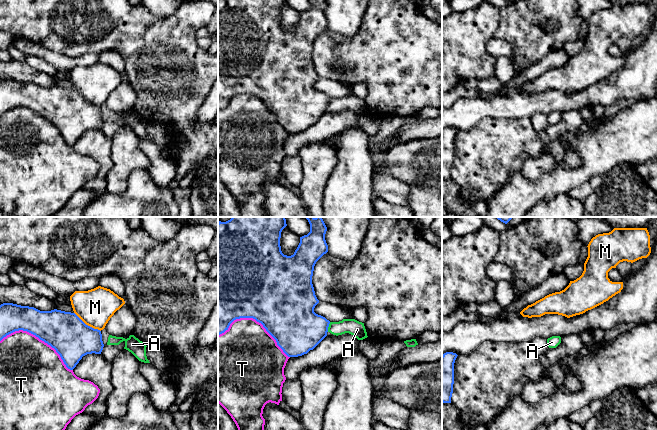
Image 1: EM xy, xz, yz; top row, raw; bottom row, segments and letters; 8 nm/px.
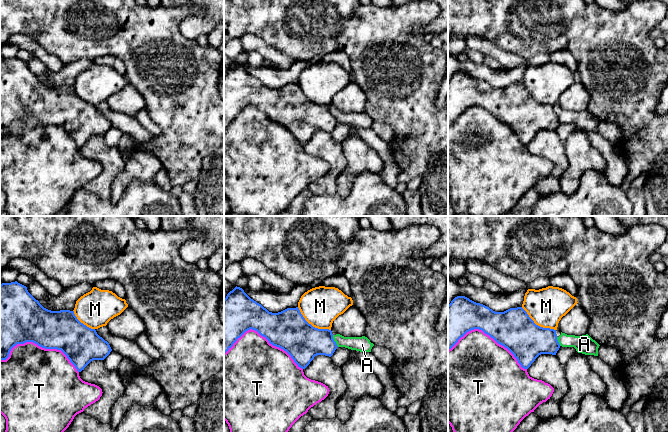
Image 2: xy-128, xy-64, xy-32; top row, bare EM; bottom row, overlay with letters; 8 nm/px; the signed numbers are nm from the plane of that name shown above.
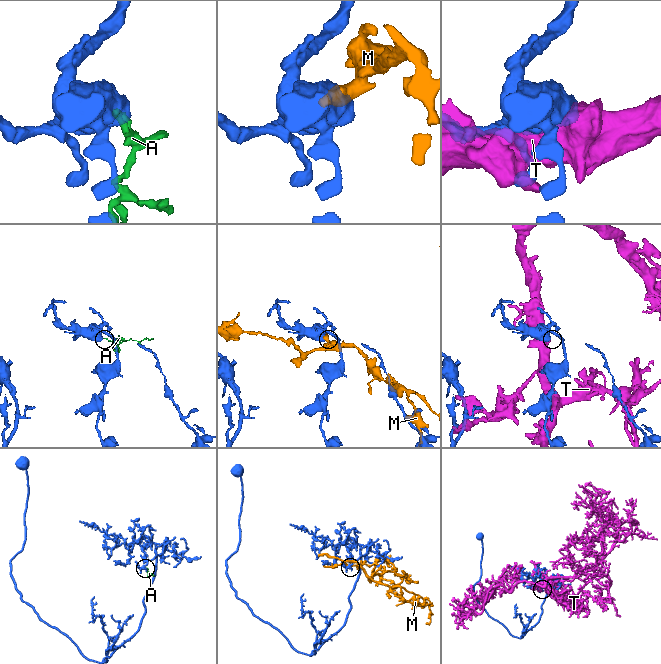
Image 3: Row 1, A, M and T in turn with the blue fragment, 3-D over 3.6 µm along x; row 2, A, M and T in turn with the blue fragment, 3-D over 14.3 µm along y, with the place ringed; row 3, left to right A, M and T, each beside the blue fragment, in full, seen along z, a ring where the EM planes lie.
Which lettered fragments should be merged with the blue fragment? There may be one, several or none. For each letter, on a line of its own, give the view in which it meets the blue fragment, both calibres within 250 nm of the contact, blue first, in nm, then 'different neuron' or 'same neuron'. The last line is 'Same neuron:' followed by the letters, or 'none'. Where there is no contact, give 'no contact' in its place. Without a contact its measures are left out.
A: contact in xz; calibres 400 and 120 nm; different neuron
M: contact in xy; calibres 320 and 300 nm; different neuron
T: contact in xz; calibres 500 and 440 nm; different neuron
Same neuron: none

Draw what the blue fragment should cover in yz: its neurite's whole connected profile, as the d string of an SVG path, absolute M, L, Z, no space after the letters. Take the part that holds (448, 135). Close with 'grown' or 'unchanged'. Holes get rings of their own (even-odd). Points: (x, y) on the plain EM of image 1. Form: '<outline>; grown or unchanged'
M446 128L442 131L442 178L451 179L454 160L454 139L457 130Z; unchanged

